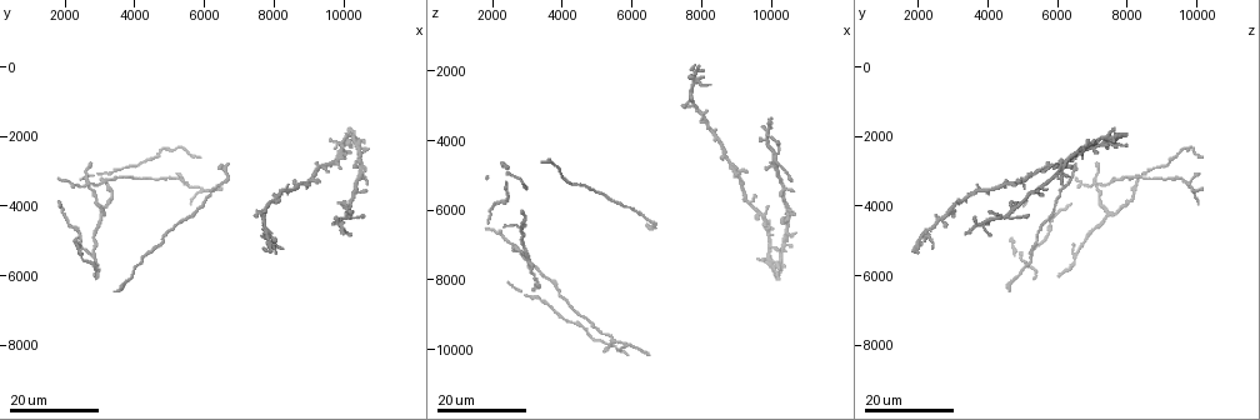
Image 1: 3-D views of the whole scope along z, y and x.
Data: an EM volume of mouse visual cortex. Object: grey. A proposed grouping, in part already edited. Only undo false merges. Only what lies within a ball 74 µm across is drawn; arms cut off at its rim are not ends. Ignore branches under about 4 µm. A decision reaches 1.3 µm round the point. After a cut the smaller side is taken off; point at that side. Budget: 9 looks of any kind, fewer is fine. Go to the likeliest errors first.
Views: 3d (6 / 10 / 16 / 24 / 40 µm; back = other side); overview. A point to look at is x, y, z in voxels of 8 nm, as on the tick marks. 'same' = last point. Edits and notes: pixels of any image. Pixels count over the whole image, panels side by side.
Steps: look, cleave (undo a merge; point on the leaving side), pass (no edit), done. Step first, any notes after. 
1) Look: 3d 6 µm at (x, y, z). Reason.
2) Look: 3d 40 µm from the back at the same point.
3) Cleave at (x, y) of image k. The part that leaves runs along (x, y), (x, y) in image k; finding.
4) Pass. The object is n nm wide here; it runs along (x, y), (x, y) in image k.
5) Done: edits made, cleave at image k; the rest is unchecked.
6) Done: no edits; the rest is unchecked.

Look: 3d 24 µm at (2700, 3400, 7100). Four arms meet.

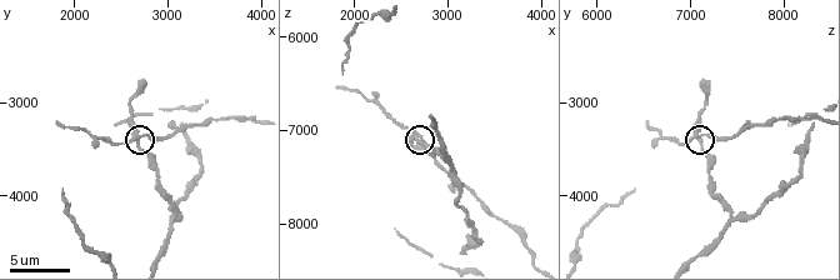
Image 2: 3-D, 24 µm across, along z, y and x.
Look: 3d 6 µm at the same point. Closer look.

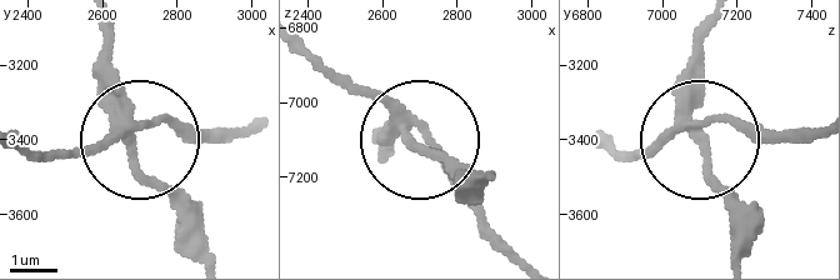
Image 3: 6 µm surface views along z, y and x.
Cleave at (105, 53) of image 3. 4 arms meet here; the part that leaves runs along (126, 125), (130, 156), (170, 204), (186, 253) in image 3; a second neuron is stuck on.

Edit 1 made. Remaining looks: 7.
Look: overview.

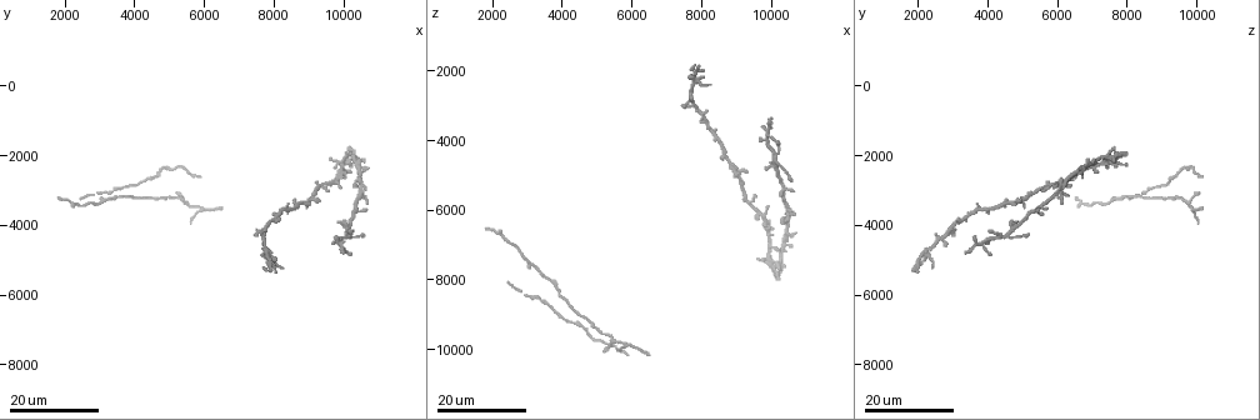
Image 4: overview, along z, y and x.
Look: 3d 24 µm at (7900, 4900, 2200). Small branch off a trunk.

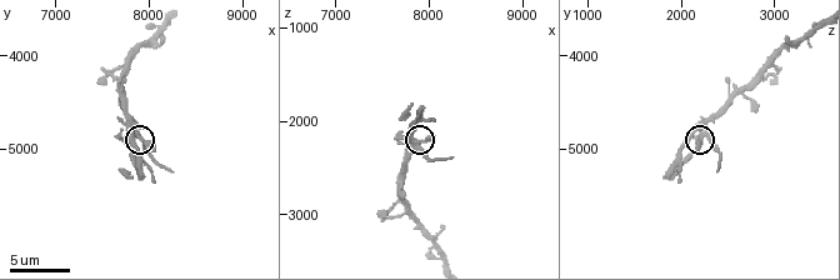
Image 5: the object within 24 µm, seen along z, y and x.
Look: 3d 10 µm at (7850, 4850, 2200).

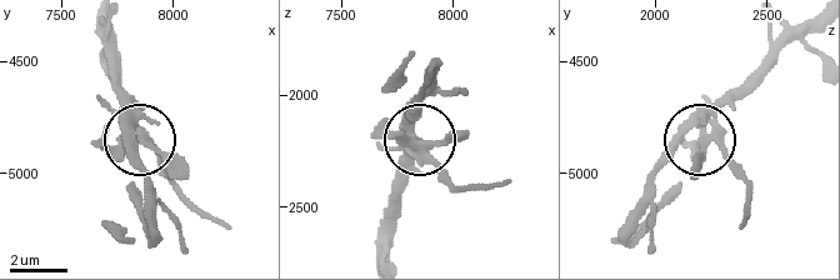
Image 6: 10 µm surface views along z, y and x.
Cleave at (119, 160) of image 6. 5 arms meet here; the part that leaves runs along (408, 149), (469, 190), (510, 183) in image 6; two neurons meet here.

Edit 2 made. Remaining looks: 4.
Look: overview.

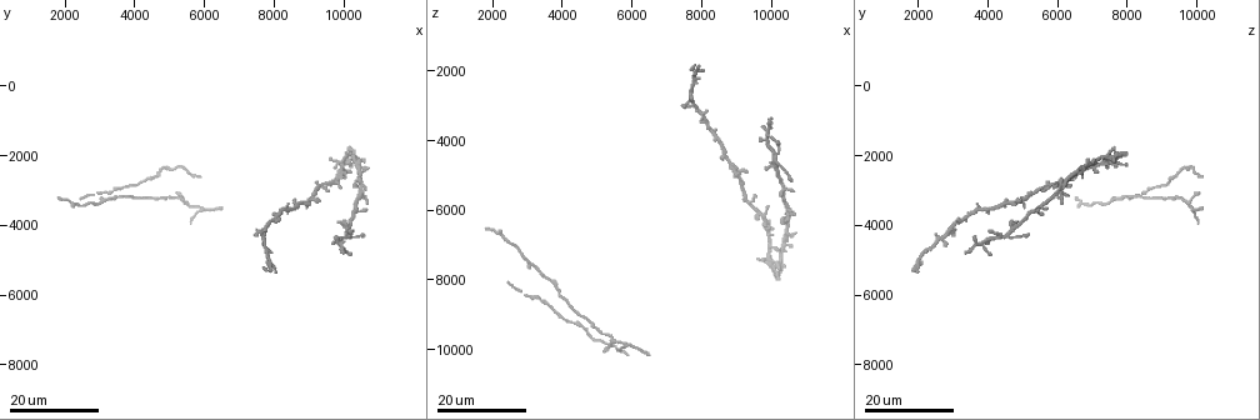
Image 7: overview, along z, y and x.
Look: 3d 24 µm at (10100, 4300, 4600). Three arms meet.

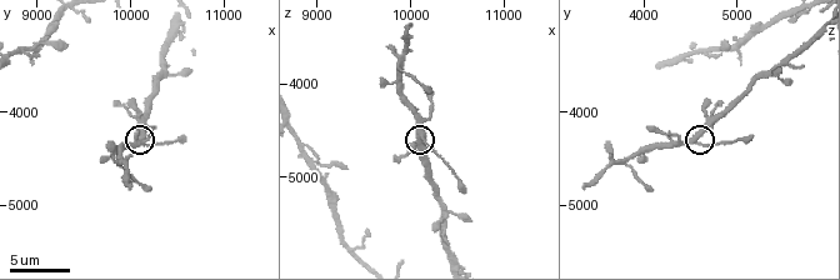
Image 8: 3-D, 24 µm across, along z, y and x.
Look: 3d 6 µm at (10150, 4350, 4550).

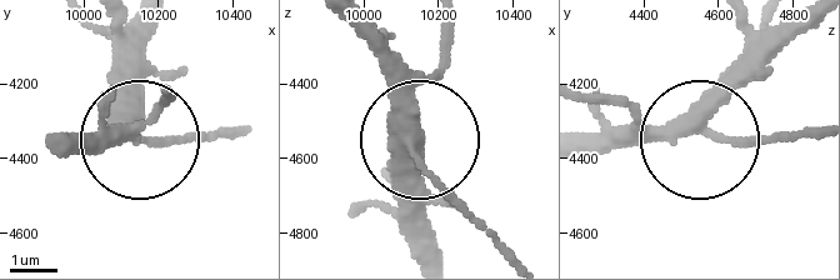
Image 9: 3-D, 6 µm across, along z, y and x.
Look: 3d 6 µm from the back at (10120, 4310, 4550). Other side.

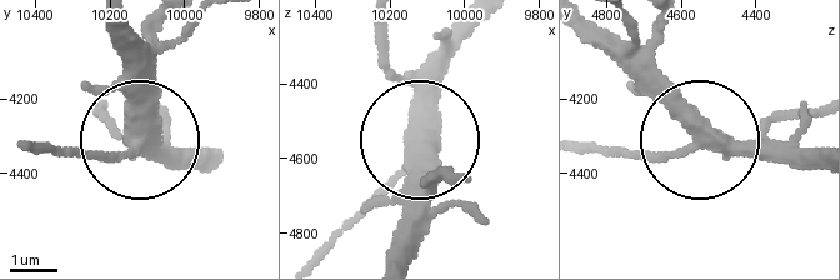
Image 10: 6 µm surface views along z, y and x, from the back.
Pass. 3 arms meet here; it runs along (585, 24), (696, 135), (669, 151), (589, 151) in image 10; continuous, no second neuron.

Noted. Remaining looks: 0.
Done: edits made, cleave at image 3, cleave at image 6; the rest is unchecked.

